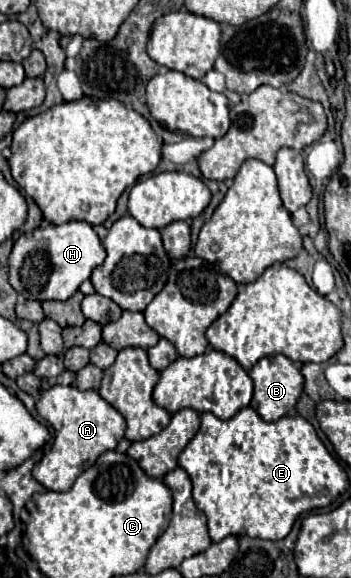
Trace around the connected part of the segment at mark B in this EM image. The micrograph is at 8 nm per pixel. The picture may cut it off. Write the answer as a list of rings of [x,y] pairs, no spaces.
[[[275,354],[275,356],[265,356],[261,358],[251,370],[249,376],[253,380],[253,398],[251,398],[251,408],[265,420],[265,422],[275,422],[283,416],[289,414],[289,410],[297,404],[301,390],[303,390],[303,376],[299,372],[299,368],[285,358],[283,354]]]

